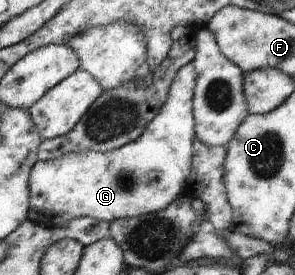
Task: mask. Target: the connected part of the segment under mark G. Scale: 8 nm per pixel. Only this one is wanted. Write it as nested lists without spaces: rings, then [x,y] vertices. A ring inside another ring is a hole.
[[[192,63],[181,67],[172,81],[168,99],[160,113],[148,123],[144,133],[135,142],[127,143],[107,152],[68,153],[53,160],[38,160],[31,169],[29,179],[30,209],[27,219],[44,227],[62,226],[78,217],[91,217],[111,223],[117,219],[130,219],[166,209],[185,190],[194,161],[195,123],[193,95],[196,87],[196,69]]]

